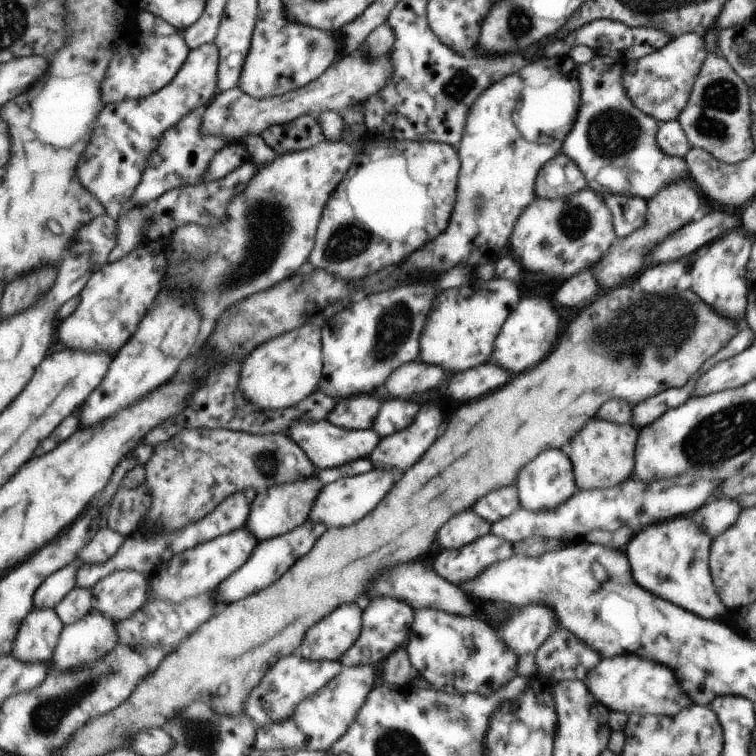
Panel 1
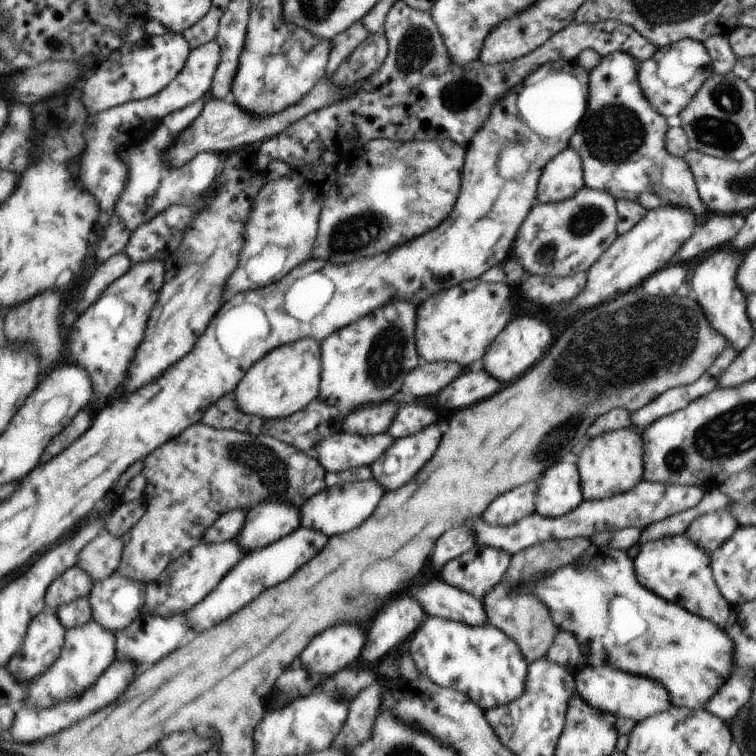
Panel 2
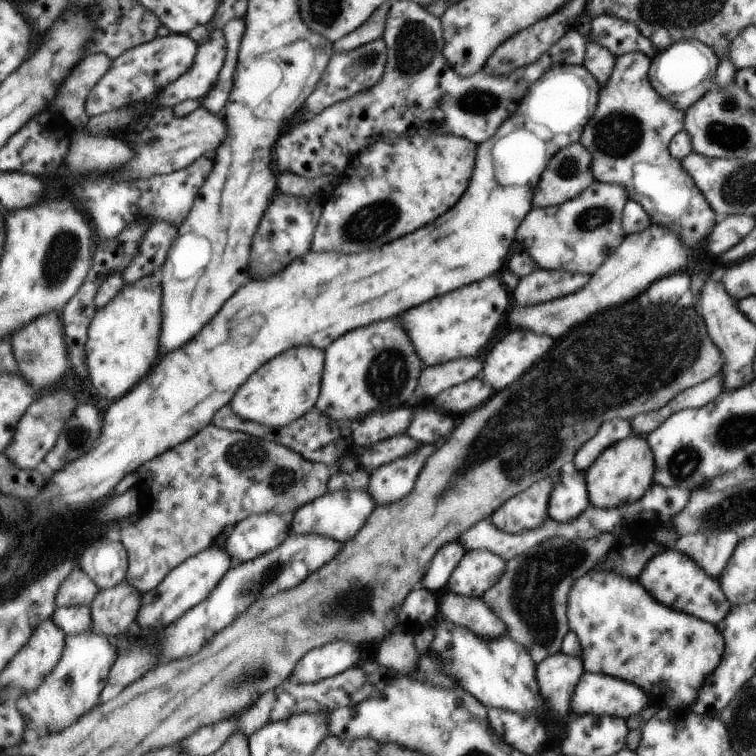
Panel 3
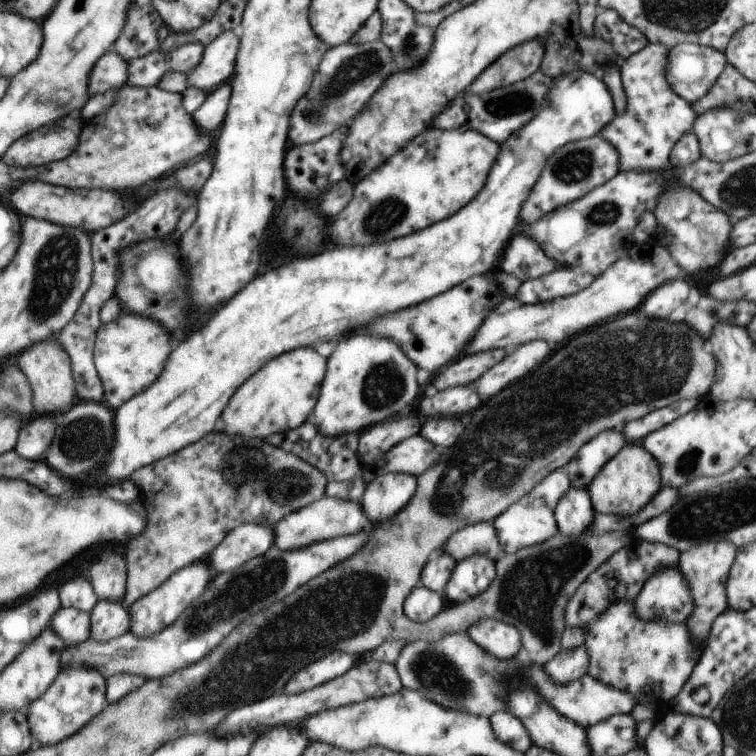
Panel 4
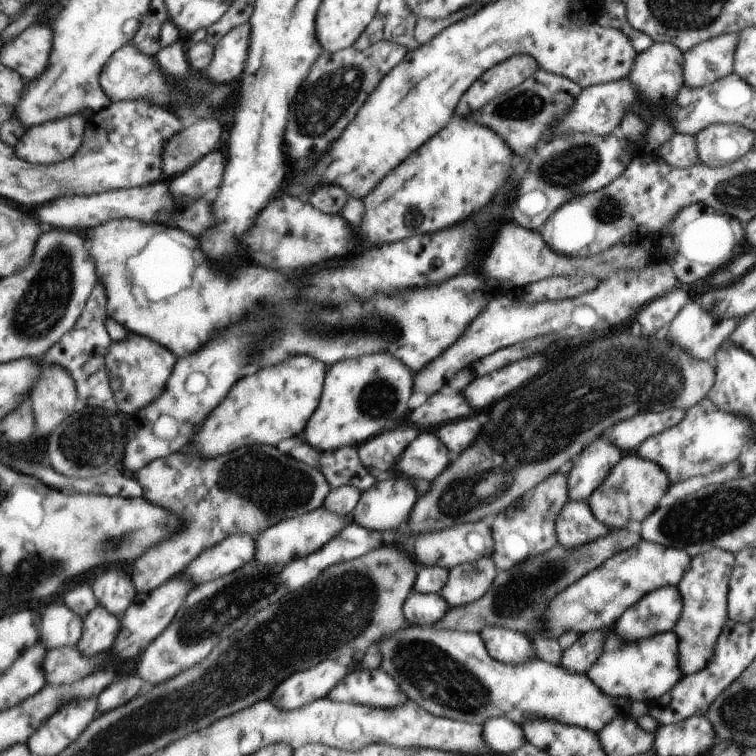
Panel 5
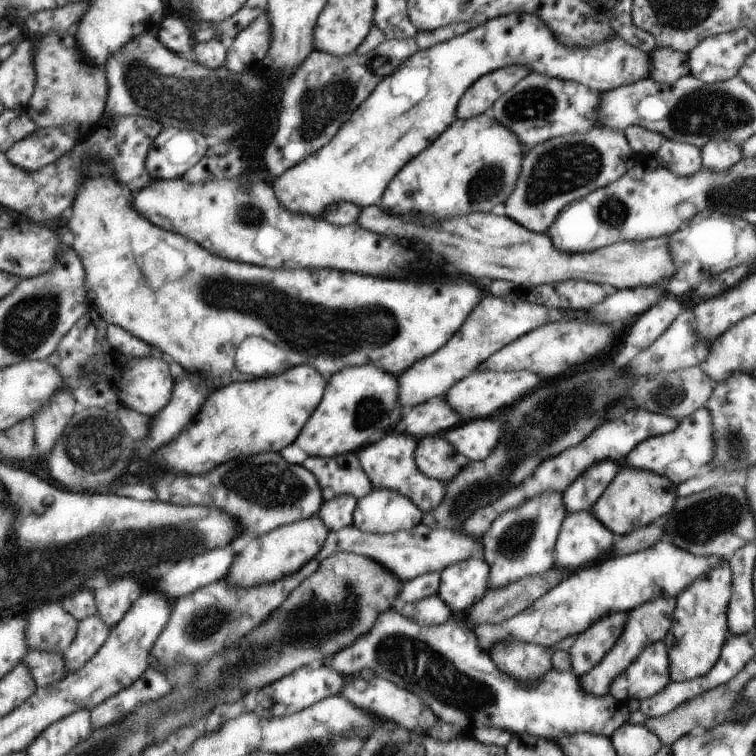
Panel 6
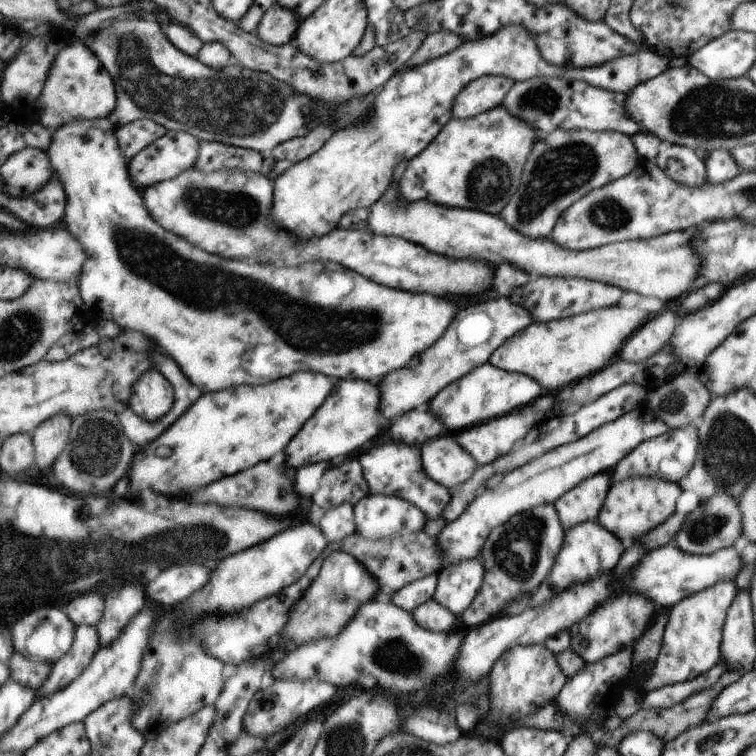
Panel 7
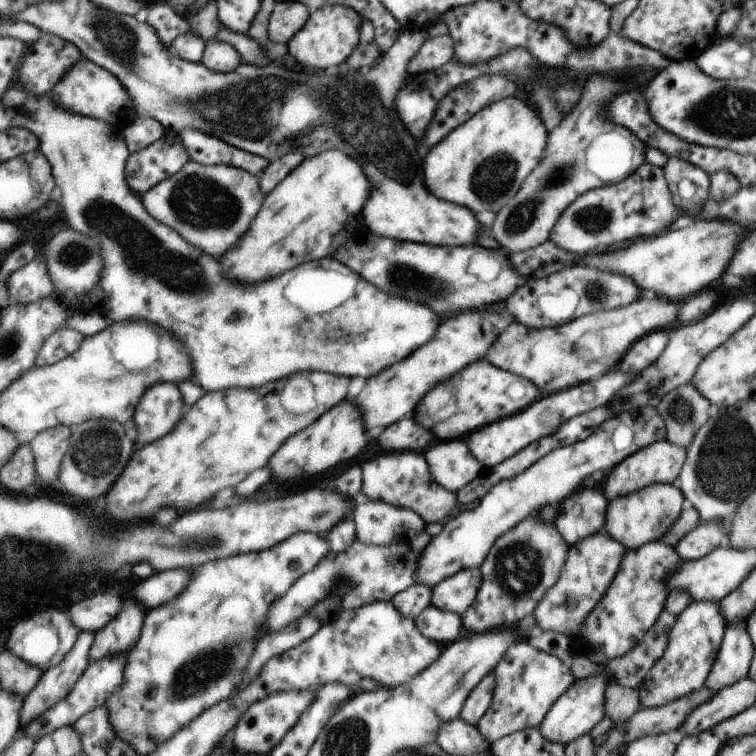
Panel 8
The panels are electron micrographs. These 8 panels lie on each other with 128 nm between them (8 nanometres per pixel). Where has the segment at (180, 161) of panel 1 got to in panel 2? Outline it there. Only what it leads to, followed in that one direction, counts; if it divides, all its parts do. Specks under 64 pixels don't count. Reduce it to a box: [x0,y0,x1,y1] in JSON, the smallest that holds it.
[96,97,225,262]

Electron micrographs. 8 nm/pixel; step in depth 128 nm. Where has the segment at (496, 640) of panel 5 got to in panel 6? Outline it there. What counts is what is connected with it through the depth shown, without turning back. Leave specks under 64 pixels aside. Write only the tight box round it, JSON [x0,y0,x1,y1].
[490,642,553,686]

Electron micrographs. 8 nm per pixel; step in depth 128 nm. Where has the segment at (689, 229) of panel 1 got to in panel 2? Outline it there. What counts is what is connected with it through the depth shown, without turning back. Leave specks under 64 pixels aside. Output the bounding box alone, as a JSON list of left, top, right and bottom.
[681,213,744,260]

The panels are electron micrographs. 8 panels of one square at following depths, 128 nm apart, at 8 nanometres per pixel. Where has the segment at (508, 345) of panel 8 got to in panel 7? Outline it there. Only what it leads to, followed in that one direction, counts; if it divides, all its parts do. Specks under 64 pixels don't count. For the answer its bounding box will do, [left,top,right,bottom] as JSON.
[488,306,650,390]

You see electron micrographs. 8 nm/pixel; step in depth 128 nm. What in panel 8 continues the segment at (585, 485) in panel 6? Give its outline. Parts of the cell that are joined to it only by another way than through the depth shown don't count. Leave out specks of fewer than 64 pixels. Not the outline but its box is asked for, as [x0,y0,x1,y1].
[554,488,609,546]

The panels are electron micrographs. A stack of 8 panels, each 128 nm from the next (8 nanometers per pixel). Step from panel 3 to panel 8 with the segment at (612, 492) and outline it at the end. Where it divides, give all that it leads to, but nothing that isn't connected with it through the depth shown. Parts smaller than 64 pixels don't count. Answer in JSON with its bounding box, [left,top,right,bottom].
[603,484,681,551]

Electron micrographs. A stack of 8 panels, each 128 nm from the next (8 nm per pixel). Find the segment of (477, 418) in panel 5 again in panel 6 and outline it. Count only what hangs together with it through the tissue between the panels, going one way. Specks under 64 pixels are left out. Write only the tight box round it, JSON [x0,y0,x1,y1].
[443,416,503,462]

